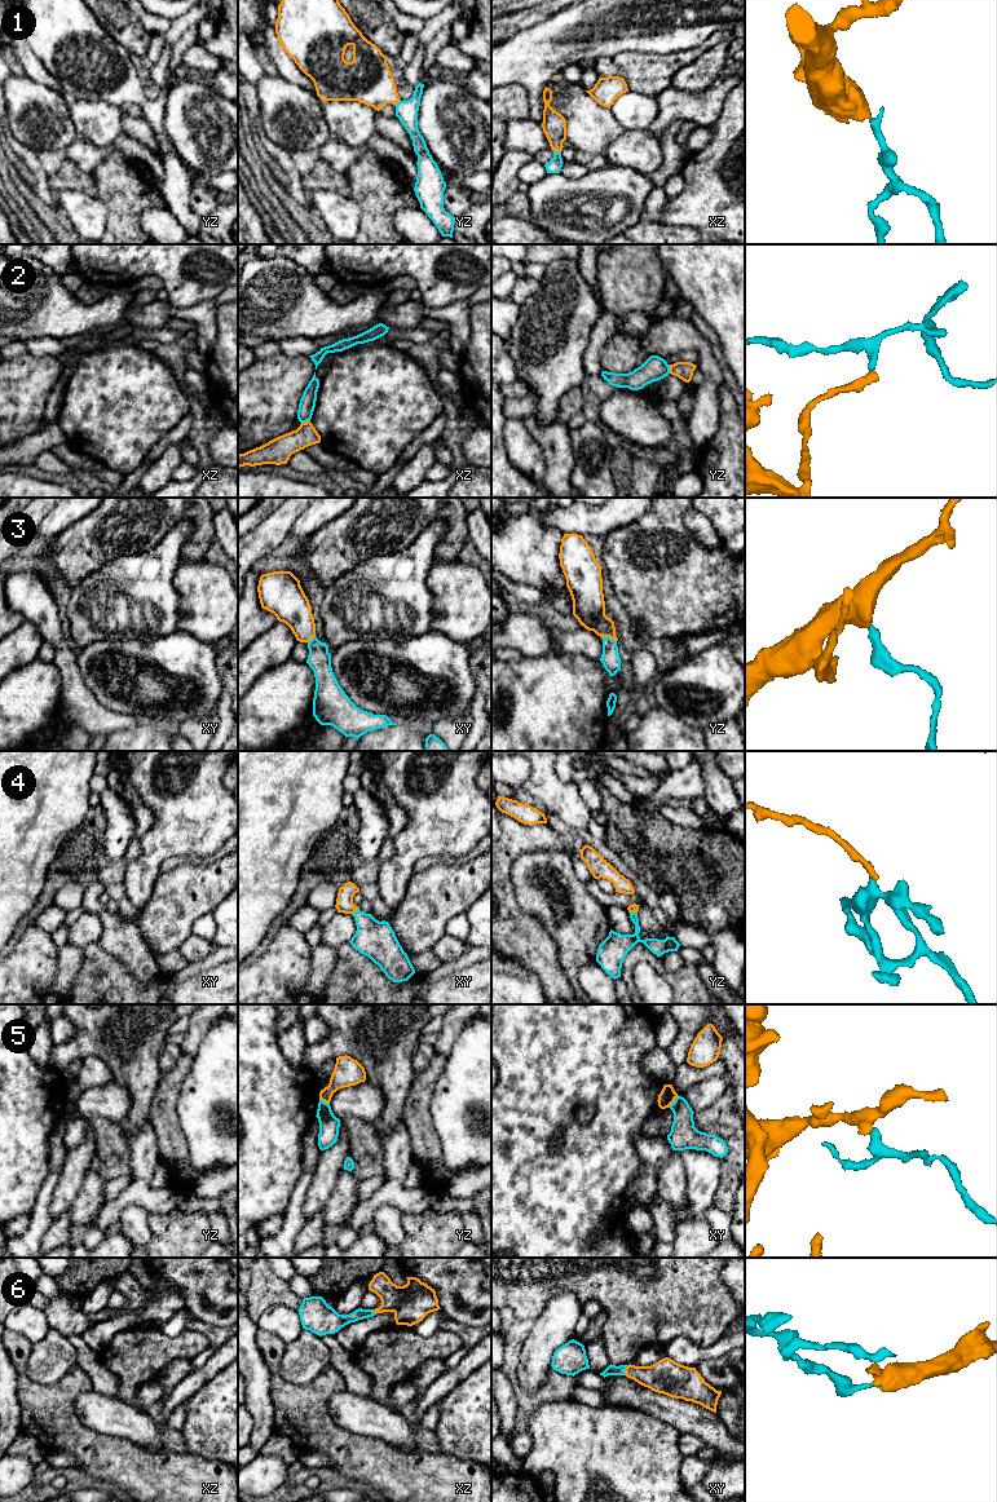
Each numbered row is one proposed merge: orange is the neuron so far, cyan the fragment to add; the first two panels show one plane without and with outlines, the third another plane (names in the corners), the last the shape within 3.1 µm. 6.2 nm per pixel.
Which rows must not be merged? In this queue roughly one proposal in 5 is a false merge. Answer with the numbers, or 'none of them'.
2, 5

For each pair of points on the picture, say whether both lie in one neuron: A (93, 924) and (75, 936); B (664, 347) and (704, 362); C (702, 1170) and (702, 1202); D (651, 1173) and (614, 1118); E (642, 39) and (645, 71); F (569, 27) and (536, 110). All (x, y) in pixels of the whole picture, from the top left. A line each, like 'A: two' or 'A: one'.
A: one
B: one
C: one
D: two
E: two
F: one

